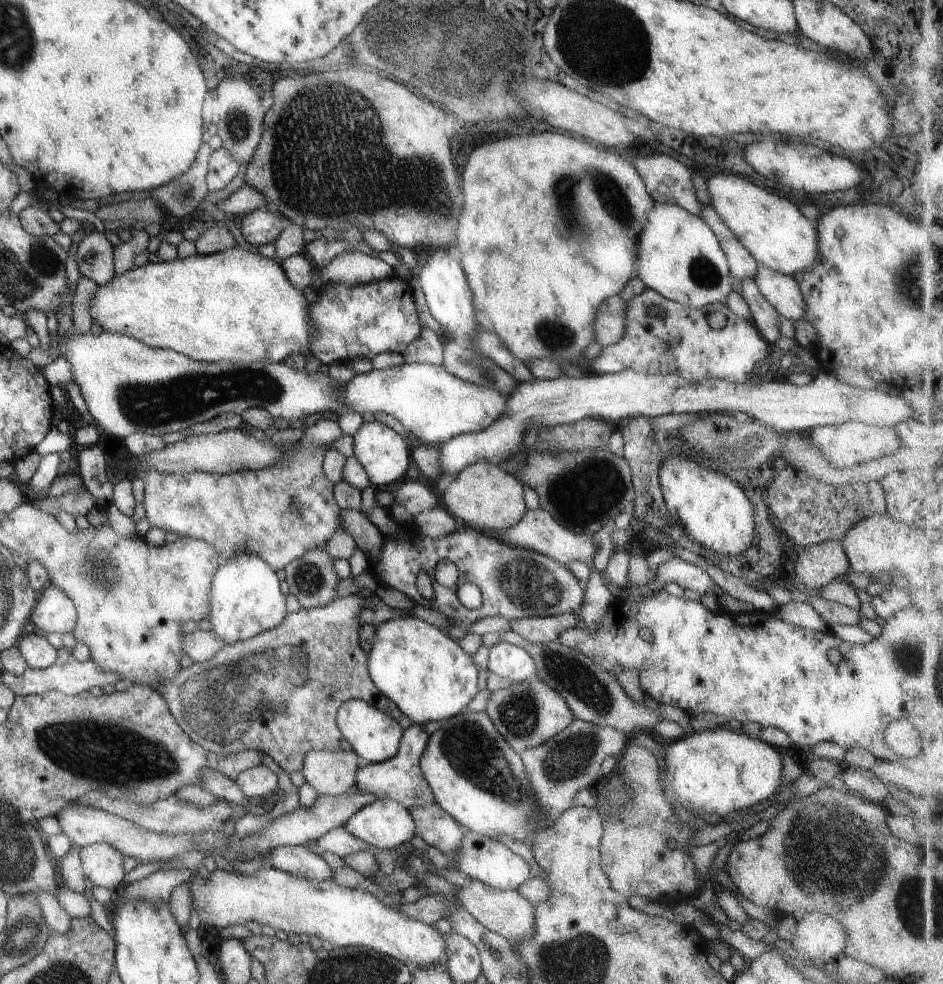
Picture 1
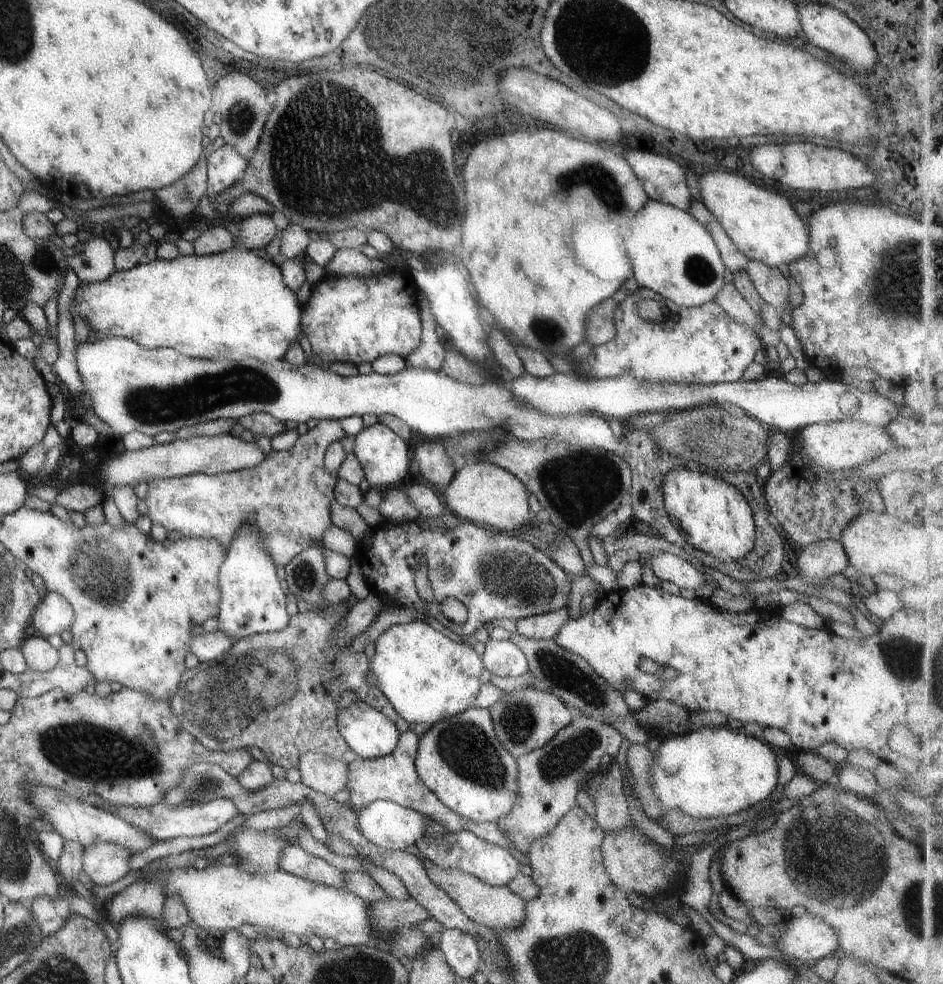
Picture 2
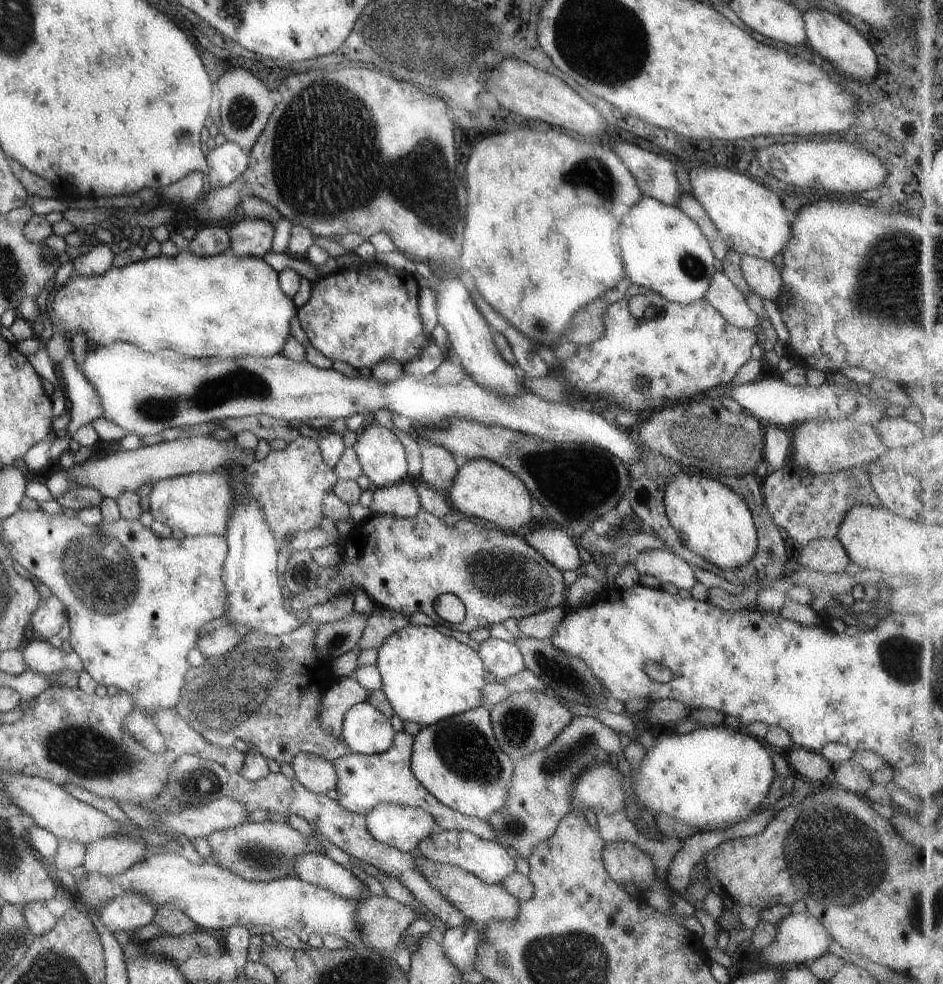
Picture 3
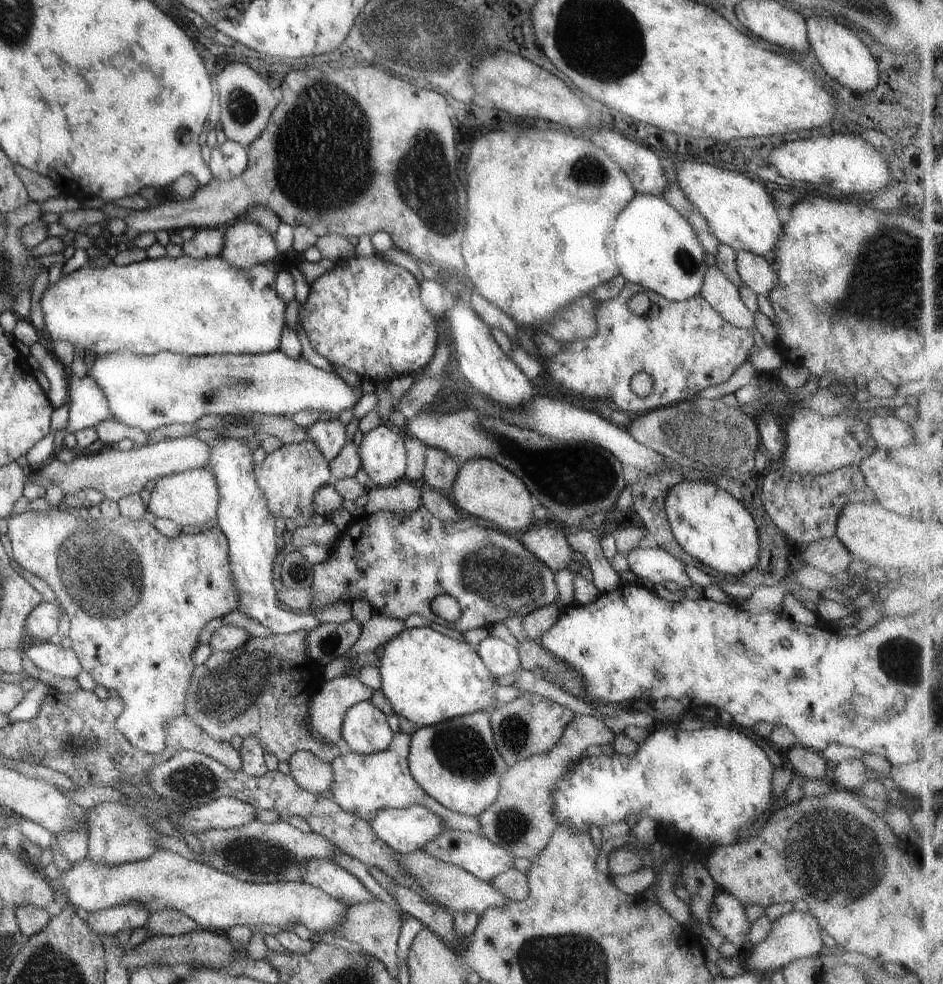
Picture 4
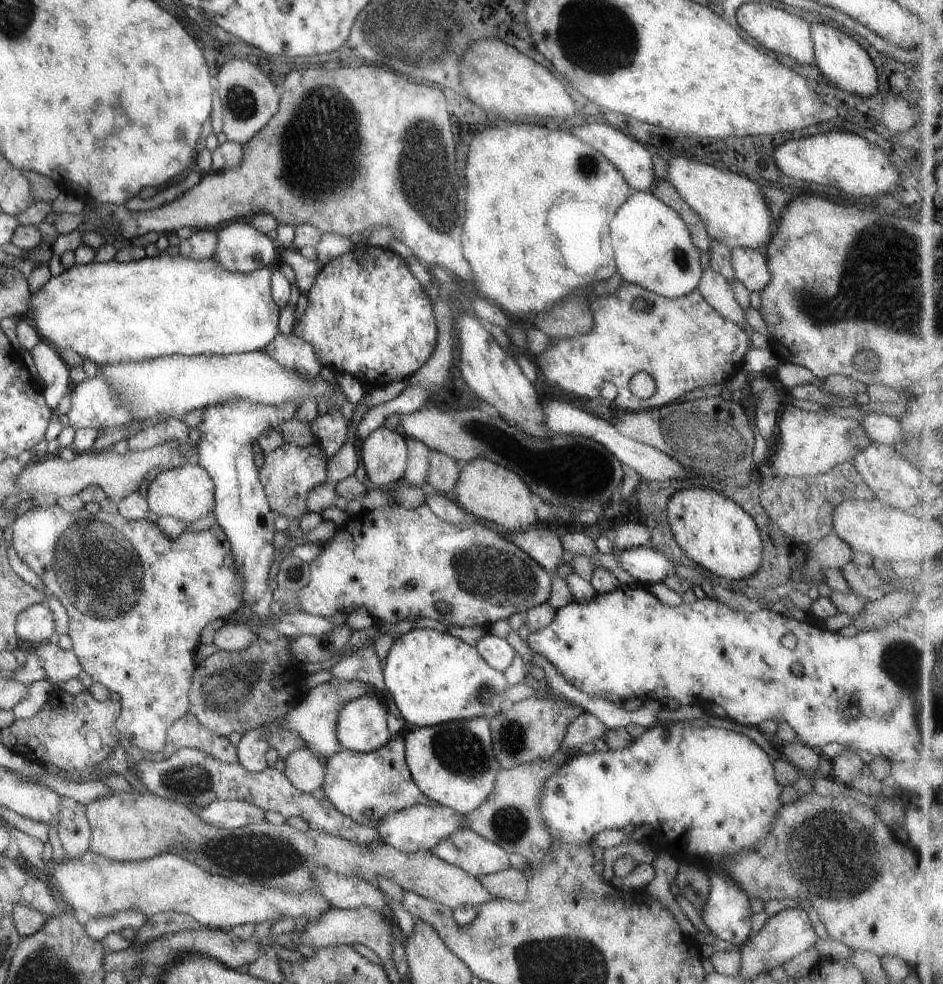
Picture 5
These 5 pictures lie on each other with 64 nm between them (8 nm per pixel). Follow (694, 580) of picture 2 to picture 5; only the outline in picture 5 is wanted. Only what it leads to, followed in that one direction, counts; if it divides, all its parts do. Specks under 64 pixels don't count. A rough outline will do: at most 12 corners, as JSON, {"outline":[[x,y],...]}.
{"outline":[[641,544],[620,551],[617,563],[637,584],[675,574],[673,562]]}

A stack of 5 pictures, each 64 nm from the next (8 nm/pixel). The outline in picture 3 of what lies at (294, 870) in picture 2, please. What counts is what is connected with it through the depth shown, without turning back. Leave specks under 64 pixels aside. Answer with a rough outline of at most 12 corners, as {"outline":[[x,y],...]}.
{"outline":[[297,854],[297,878],[351,900],[364,884],[324,854]]}

